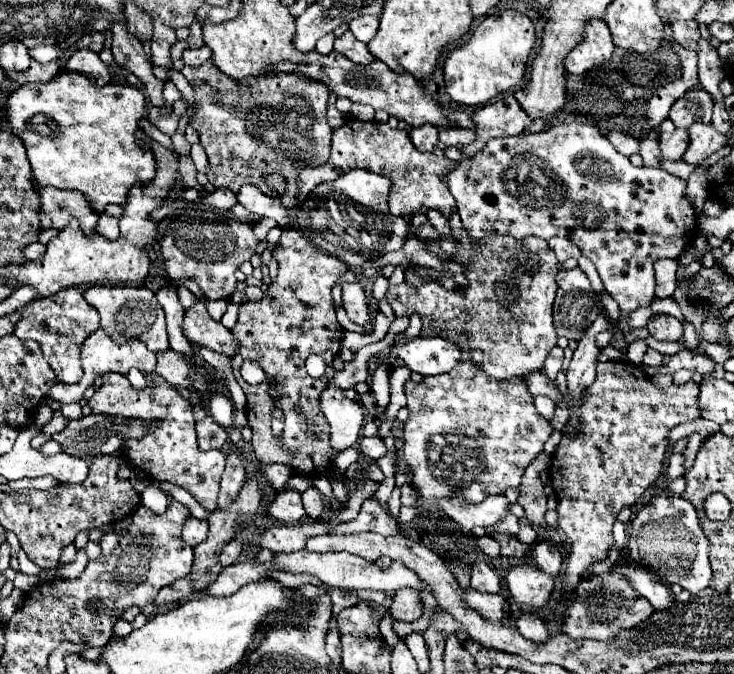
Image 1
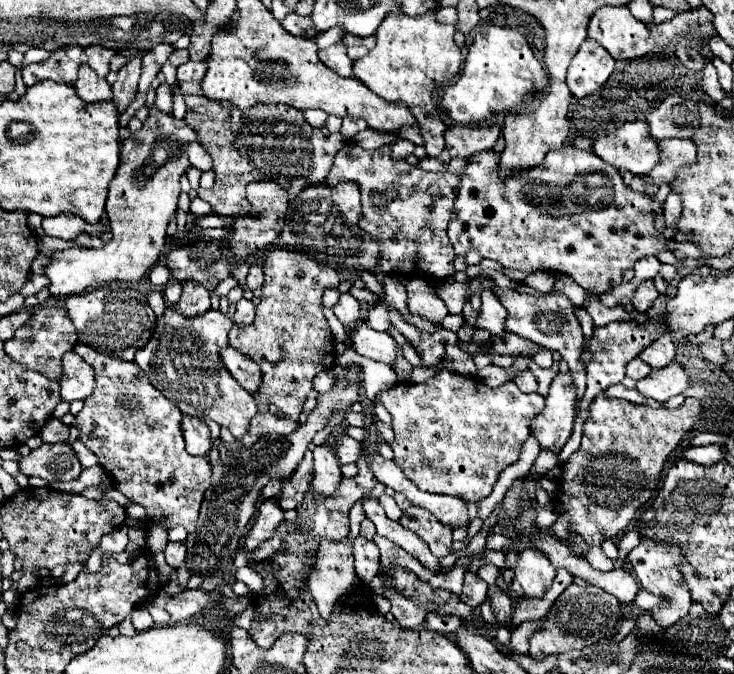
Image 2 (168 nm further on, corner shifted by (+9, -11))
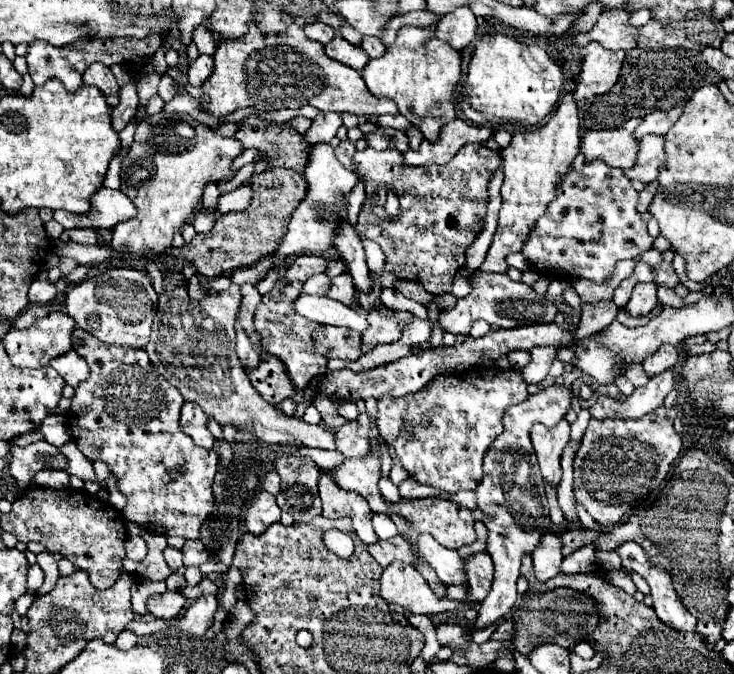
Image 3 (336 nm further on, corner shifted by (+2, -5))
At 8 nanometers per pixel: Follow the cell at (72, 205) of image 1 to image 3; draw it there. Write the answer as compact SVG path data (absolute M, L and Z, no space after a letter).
M99 190L91 198L89 214L73 214L67 210L57 210L53 220L63 228L115 228L119 222L125 222L137 214L135 204L121 190Z

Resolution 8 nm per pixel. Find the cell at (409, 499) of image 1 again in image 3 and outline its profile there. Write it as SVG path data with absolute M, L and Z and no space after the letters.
M405 480L399 484L399 494L407 500L415 500L415 498L425 498L425 496L439 496L439 490L431 488L431 486L423 486L415 480Z

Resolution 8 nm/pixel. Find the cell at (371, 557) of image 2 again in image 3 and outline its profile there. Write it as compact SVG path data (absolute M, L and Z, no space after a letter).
M323 472L319 478L319 496L323 502L325 518L351 516L353 530L363 544L371 546L371 544L379 542L379 536L375 534L375 530L371 526L371 508L367 506L363 496L335 486L335 478L331 478L329 472Z

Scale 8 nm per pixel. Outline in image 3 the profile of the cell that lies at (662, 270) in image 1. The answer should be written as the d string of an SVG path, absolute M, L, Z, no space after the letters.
M653 282L651 284L637 284L633 288L631 300L625 308L633 316L645 316L657 306L657 302L659 302L657 300L657 286Z

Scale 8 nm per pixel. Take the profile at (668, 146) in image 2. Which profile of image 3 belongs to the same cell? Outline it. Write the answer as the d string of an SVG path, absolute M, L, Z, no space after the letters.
M643 136L639 142L639 156L637 164L629 170L625 170L625 176L629 180L639 180L643 184L649 184L659 178L659 168L665 162L665 136Z

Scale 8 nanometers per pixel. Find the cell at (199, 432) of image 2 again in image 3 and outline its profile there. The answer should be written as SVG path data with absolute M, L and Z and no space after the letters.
M195 402L183 404L181 430L185 434L189 434L193 438L193 442L199 444L201 448L213 448L217 442L207 428L207 414L203 414L203 410L199 406L195 406Z

